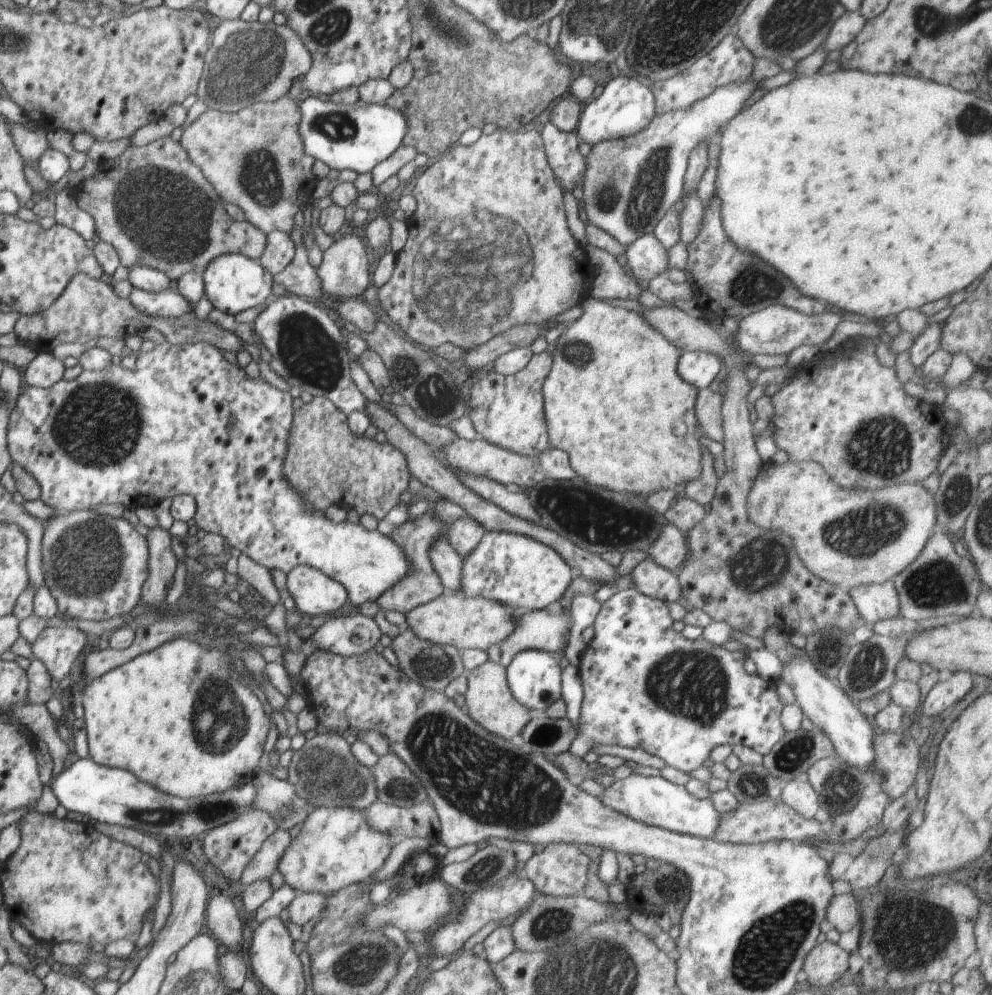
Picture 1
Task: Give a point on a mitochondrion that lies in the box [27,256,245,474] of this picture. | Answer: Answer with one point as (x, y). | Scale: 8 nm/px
(99, 425)

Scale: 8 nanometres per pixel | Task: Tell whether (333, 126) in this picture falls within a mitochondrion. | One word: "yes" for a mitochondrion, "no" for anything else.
yes

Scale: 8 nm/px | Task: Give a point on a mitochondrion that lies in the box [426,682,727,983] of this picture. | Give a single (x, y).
(551, 926)

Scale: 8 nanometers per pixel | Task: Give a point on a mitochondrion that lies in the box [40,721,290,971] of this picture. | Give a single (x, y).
(194, 815)

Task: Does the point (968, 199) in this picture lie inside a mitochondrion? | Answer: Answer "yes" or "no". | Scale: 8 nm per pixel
no

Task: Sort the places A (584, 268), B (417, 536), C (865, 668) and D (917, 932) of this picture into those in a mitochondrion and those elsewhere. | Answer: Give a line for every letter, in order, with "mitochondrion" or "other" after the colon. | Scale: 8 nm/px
A: other
B: mitochondrion
C: mitochondrion
D: mitochondrion

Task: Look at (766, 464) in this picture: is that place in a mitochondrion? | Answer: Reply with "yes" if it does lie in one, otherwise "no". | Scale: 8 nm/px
no

